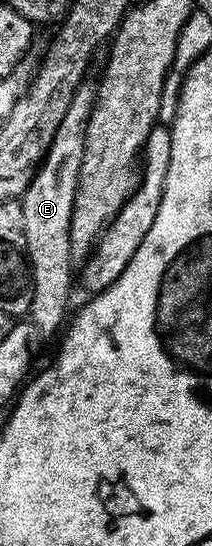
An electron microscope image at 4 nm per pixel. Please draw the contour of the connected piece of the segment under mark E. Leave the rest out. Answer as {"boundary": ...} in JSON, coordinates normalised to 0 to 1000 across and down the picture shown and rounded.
{"boundary":[[[401,143],[354,163],[349,178],[311,201],[241,267],[208,284],[175,313],[94,363],[108,381],[108,436],[151,504],[146,560],[132,582],[189,614],[245,612],[297,599],[321,579],[330,549],[325,410],[358,357],[368,315],[387,300],[387,271],[401,267],[406,233],[425,205],[453,187],[458,152]]]}

